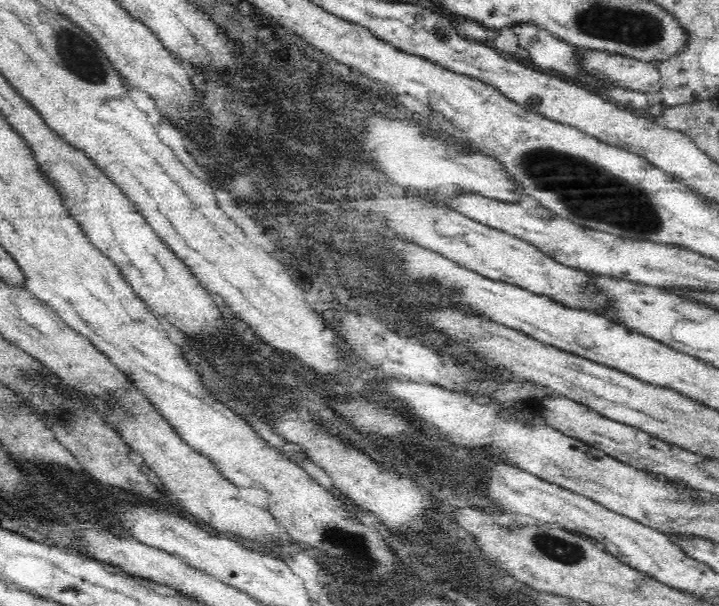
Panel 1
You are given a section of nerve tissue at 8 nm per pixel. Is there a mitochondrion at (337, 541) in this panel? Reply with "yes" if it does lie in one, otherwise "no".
yes

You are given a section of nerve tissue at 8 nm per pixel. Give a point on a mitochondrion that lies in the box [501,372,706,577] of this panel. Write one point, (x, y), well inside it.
(555, 548)

